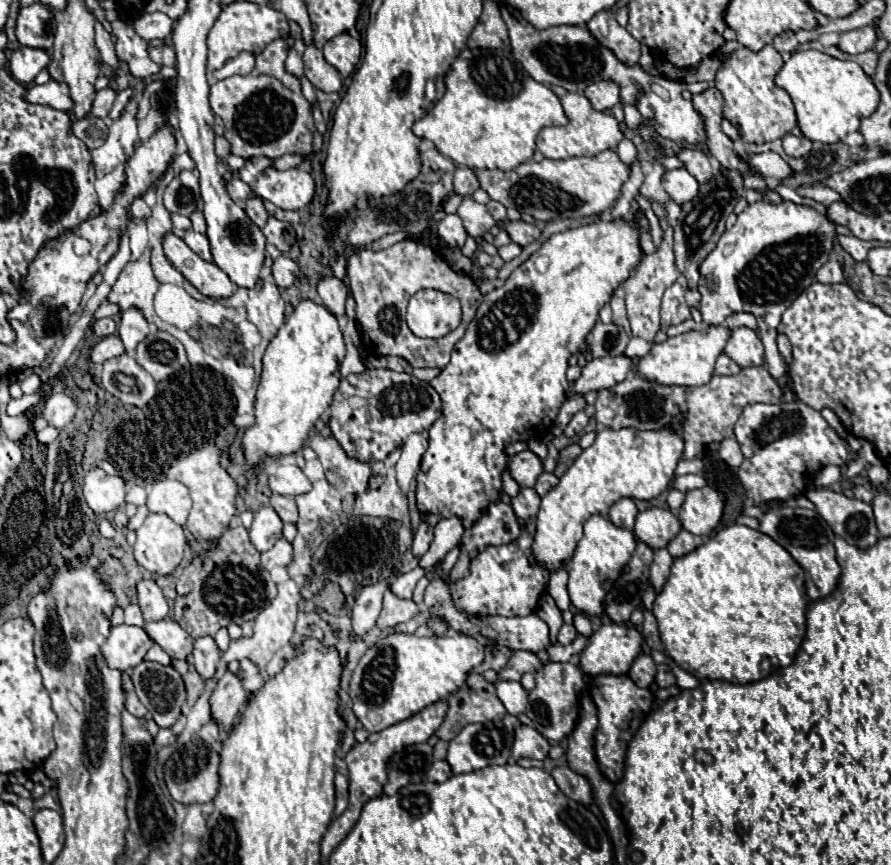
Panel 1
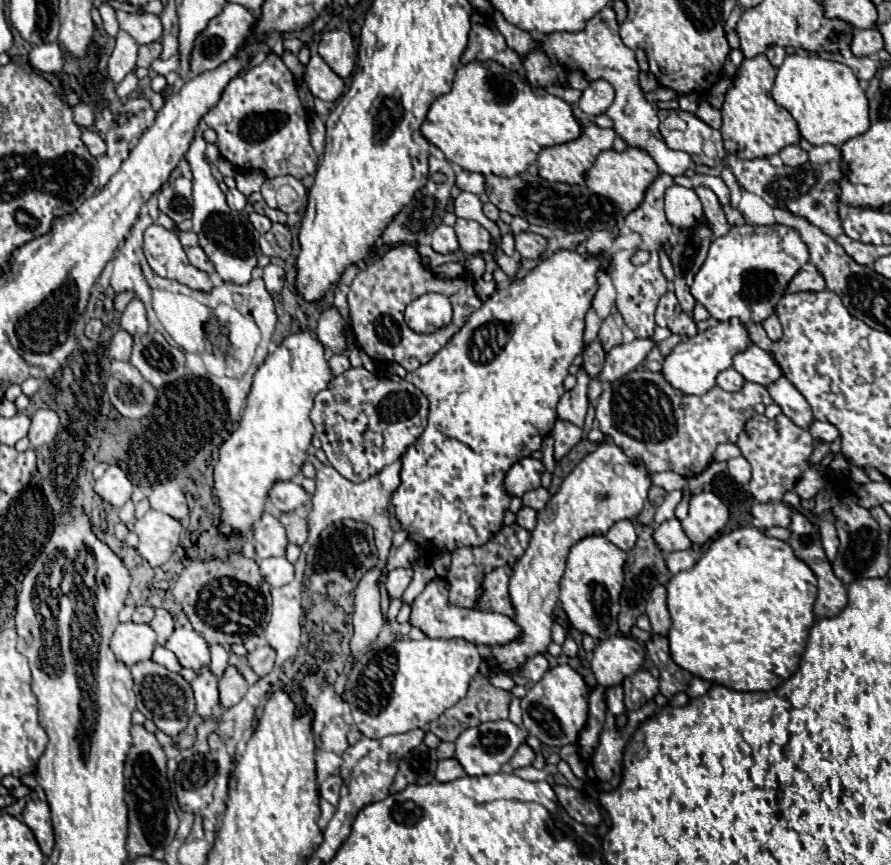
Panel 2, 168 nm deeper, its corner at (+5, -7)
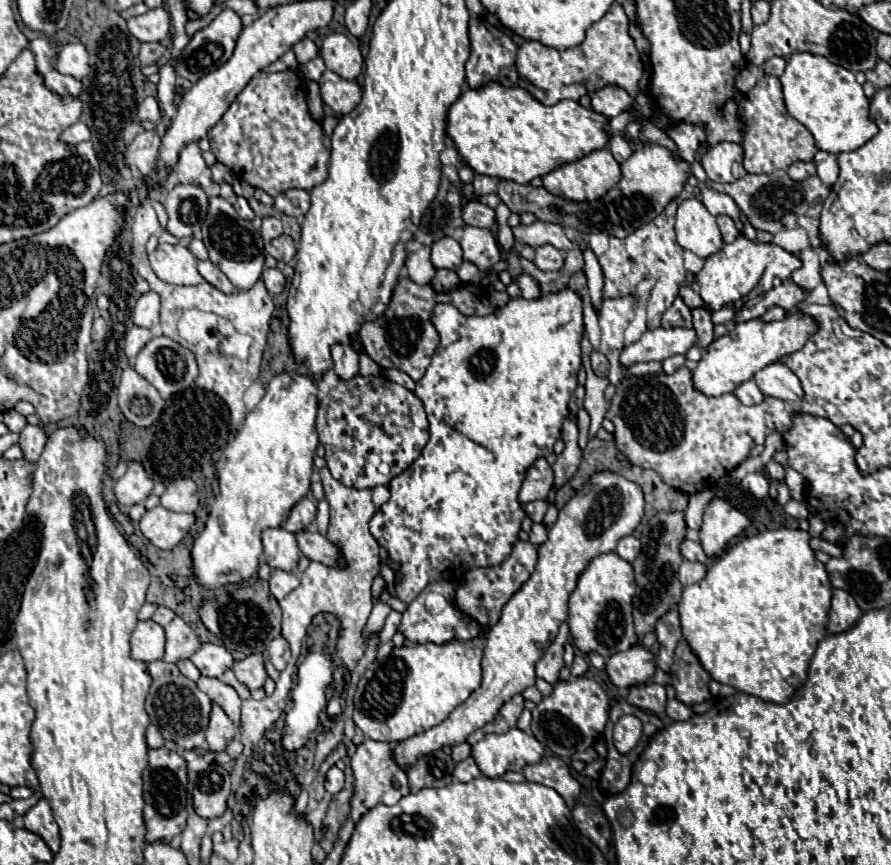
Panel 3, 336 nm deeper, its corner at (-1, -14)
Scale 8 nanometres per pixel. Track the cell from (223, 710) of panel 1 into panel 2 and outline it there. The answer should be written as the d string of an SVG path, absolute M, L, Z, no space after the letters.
M229 666L219 680L219 702L223 708L235 706L247 692L247 682L245 678L237 672L235 666Z

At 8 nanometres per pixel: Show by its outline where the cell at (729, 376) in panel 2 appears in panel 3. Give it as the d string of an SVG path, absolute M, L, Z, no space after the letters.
M747 381L747 383L743 383L741 387L737 387L735 395L737 395L737 397L741 399L741 403L745 403L745 405L757 405L757 403L761 403L761 401L765 399L765 395L761 393L761 389L757 387L755 381Z

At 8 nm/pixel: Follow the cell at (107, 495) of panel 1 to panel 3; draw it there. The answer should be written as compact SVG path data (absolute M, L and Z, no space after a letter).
M133 461L127 473L115 481L115 497L123 507L143 503L153 489L153 479L139 461Z

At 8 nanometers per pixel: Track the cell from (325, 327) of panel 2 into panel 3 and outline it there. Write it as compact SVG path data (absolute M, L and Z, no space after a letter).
M335 345L331 349L333 355L333 371L339 379L347 381L359 375L359 357L351 345Z

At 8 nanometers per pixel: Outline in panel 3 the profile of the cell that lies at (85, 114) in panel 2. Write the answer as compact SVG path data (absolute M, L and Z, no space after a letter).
M73 123L71 127L67 127L61 135L59 135L59 139L63 141L63 143L69 143L69 145L77 145L77 143L83 143L83 141L89 141L91 139L91 135L89 135L89 129L85 127L85 123Z

